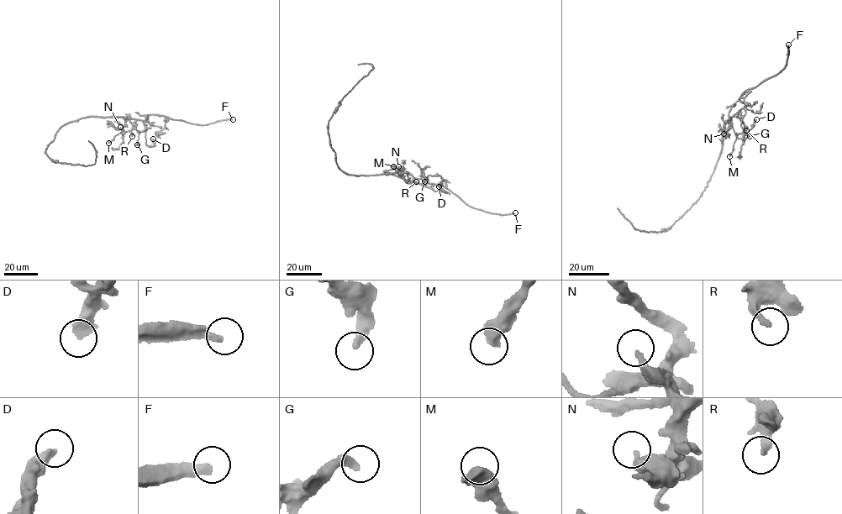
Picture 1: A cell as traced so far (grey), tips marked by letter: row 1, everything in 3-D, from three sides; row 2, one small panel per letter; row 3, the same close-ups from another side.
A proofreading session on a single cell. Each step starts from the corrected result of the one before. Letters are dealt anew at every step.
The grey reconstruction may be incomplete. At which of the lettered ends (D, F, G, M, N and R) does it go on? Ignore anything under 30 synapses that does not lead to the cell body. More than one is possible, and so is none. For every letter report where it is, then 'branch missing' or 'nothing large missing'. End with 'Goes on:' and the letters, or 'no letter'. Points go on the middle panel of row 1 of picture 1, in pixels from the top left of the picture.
D: at (439, 186); nothing large missing
F: at (515, 212); branch missing
G: at (424, 181); nothing large missing
M: at (393, 166); nothing large missing
N: at (398, 166); nothing large missing
R: at (416, 181); nothing large missing
Goes on: F

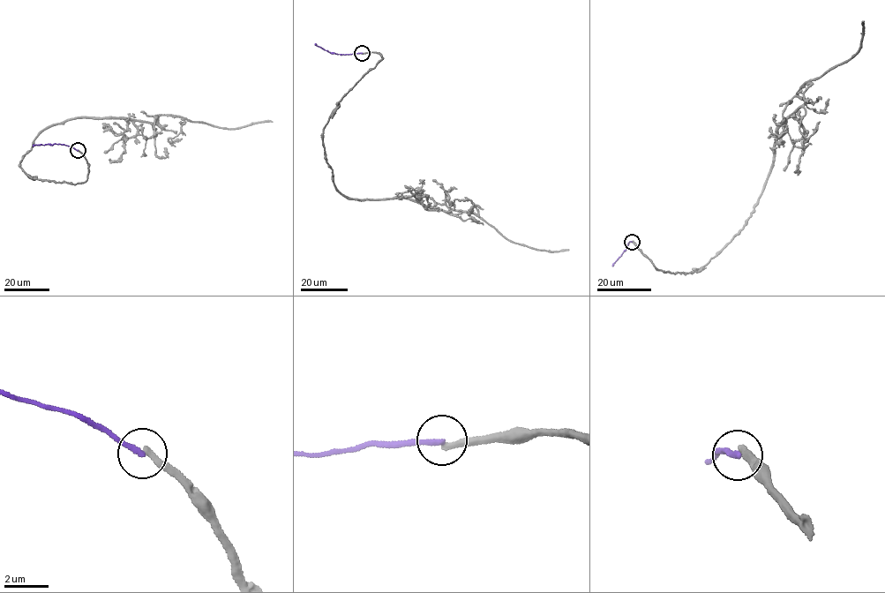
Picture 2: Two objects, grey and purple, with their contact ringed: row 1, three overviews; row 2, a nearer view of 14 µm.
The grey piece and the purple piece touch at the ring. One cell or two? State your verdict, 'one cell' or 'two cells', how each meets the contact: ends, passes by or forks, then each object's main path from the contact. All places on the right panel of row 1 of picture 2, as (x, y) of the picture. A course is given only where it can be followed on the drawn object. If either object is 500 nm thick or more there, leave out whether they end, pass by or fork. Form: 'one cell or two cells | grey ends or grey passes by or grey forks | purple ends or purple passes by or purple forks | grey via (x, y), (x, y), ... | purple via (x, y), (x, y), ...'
two cells | grey ends | purple ends | grey via (633, 242), (675, 273), (725, 246), (750, 217), (777, 131), (805, 102), (798, 92), (856, 53), (863, 21) | purple via (632, 242), (612, 266)

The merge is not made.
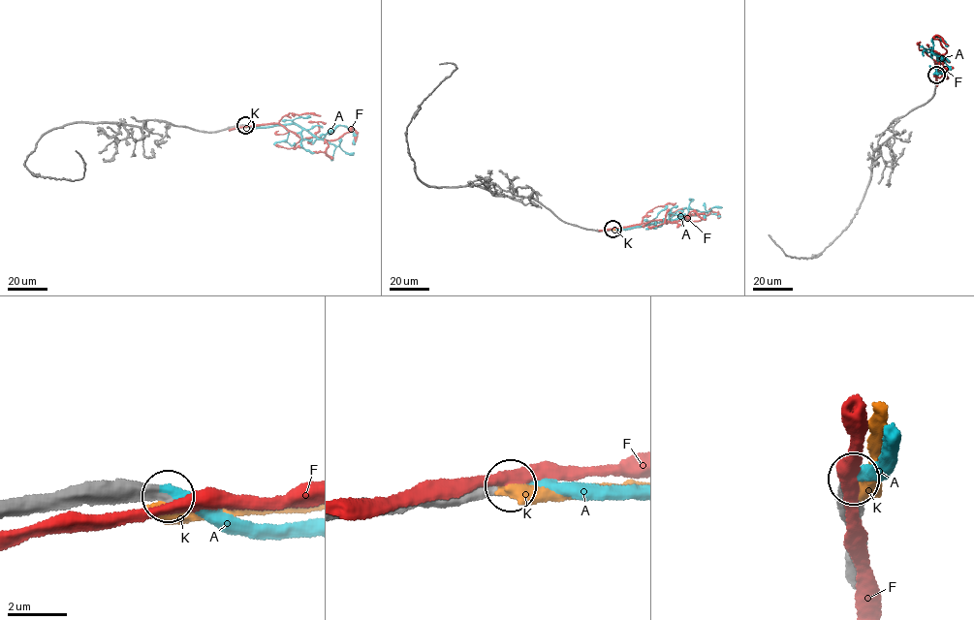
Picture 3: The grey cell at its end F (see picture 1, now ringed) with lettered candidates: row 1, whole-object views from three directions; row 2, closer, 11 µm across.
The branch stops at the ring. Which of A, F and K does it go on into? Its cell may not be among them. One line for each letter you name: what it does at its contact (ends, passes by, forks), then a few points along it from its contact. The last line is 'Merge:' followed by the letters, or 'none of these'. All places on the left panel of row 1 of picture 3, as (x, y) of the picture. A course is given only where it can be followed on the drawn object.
A: it ends; course (245, 126), (268, 128), (295, 124), (320, 139), (339, 125), (346, 126), (355, 134), (354, 144)
Merge: A

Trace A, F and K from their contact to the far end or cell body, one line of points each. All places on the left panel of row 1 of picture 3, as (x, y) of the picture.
A: (245, 126), (268, 128), (295, 124), (320, 139), (339, 125), (346, 126), (355, 134), (354, 144)
F: (245, 126), (277, 123), (303, 139), (331, 140), (351, 128), (357, 135), (352, 143)
K: (245, 126), (260, 125)

